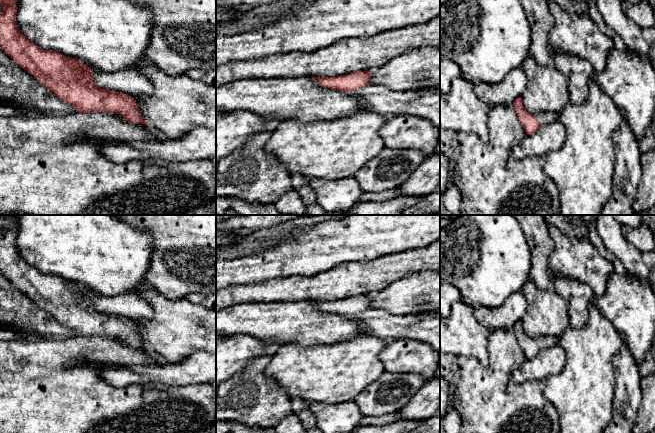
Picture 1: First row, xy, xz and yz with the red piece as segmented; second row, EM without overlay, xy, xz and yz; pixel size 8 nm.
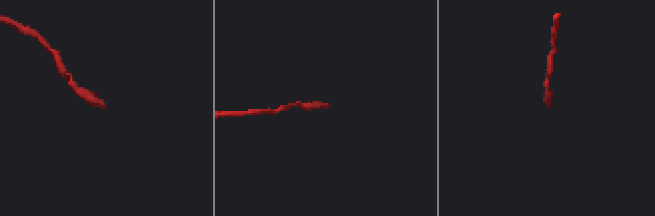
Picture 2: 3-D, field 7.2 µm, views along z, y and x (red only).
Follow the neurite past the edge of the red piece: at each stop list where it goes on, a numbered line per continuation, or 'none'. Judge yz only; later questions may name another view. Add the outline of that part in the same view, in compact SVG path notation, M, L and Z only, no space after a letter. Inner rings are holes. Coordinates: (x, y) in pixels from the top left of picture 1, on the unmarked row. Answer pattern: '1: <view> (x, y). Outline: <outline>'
1: yz (543, 342). Outline: M542 336L537 339L539 349L545 349L559 344L559 337Z

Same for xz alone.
1: xz (378, 323). Outline: M369 308L348 316L365 335L392 340L415 340L440 352L440 316L399 316L381 309Z

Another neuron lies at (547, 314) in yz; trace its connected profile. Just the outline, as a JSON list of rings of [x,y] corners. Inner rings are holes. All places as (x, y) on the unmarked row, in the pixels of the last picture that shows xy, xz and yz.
[[[531,279],[521,292],[528,304],[521,319],[525,334],[534,340],[542,336],[560,337],[570,324],[569,301],[553,289],[539,289]]]

